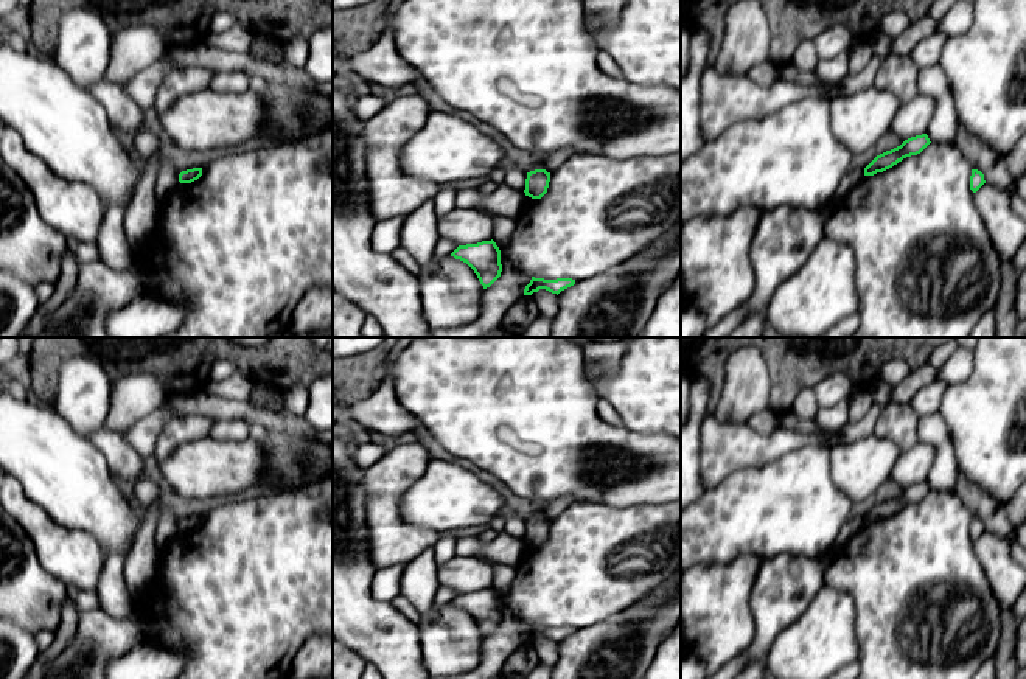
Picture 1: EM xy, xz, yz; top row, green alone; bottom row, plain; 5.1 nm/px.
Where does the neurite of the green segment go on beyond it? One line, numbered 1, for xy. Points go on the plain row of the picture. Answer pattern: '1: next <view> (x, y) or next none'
1: next none

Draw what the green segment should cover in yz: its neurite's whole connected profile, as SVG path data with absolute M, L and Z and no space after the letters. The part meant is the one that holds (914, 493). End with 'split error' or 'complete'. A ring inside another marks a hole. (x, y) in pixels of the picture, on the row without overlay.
M927 482L911 485L905 488L900 494L877 503L866 516L864 524L874 524L883 521L906 505L920 502L928 493L930 486Z | complete

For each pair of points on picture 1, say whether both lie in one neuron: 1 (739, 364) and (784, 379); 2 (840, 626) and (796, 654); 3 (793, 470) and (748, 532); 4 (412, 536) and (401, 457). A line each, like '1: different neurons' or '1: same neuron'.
1: different neurons
2: same neuron
3: same neuron
4: same neuron

